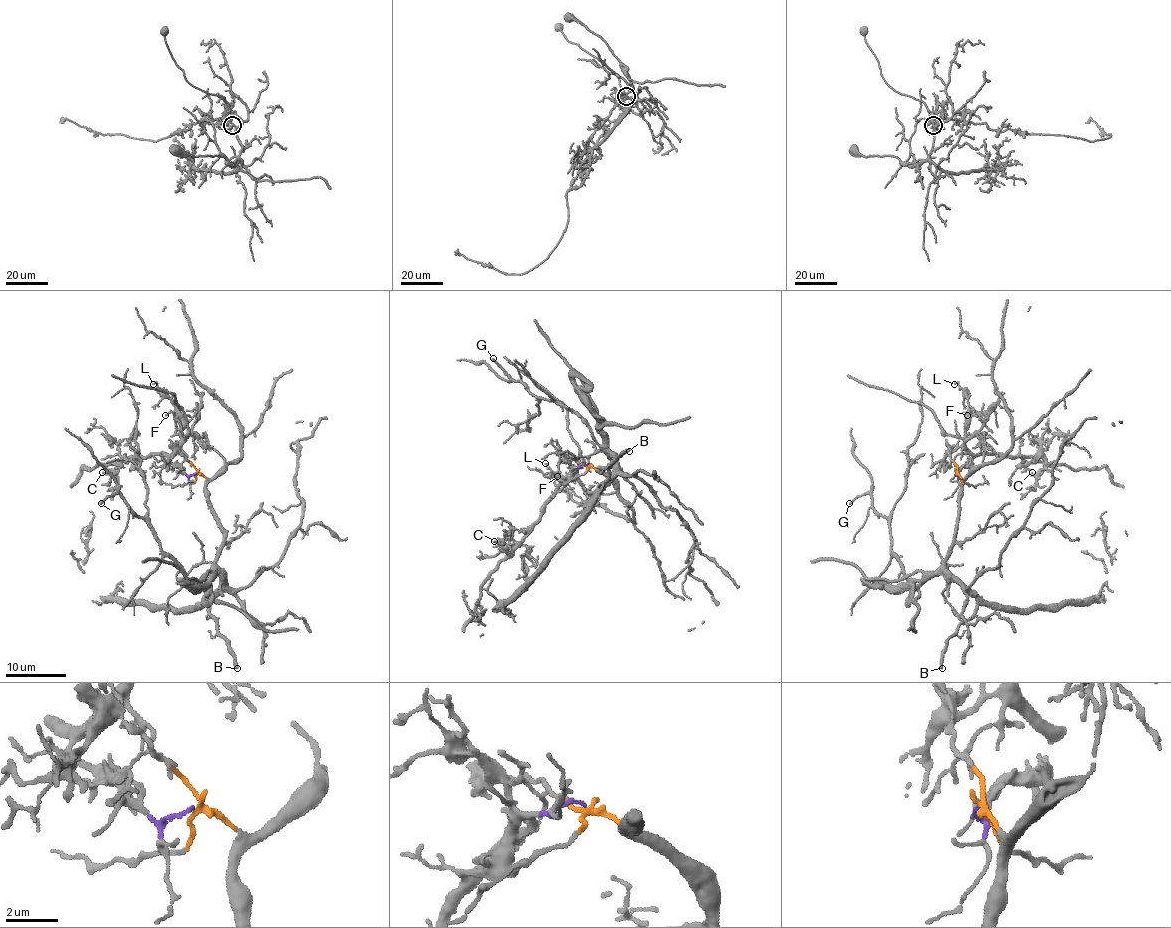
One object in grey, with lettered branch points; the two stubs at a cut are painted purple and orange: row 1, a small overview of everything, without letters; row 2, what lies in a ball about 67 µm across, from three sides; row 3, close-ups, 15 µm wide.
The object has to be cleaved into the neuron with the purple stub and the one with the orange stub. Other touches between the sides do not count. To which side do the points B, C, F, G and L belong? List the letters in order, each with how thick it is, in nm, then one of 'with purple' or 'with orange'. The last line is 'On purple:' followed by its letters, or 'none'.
B: calibre 360 nm; with orange
C: calibre 150 nm; with purple
F: calibre 130 nm; with purple
G: calibre 200 nm; with orange
L: calibre 160 nm; with purple
On purple: C, F, L

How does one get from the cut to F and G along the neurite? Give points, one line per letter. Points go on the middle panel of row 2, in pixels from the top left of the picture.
F: (588, 465), (579, 467), (564, 480), (560, 480), (573, 476), (563, 479), (557, 476)
G: (588, 465), (597, 470), (615, 464), (597, 444), (590, 426), (576, 413), (555, 401), (539, 399), (492, 359)

